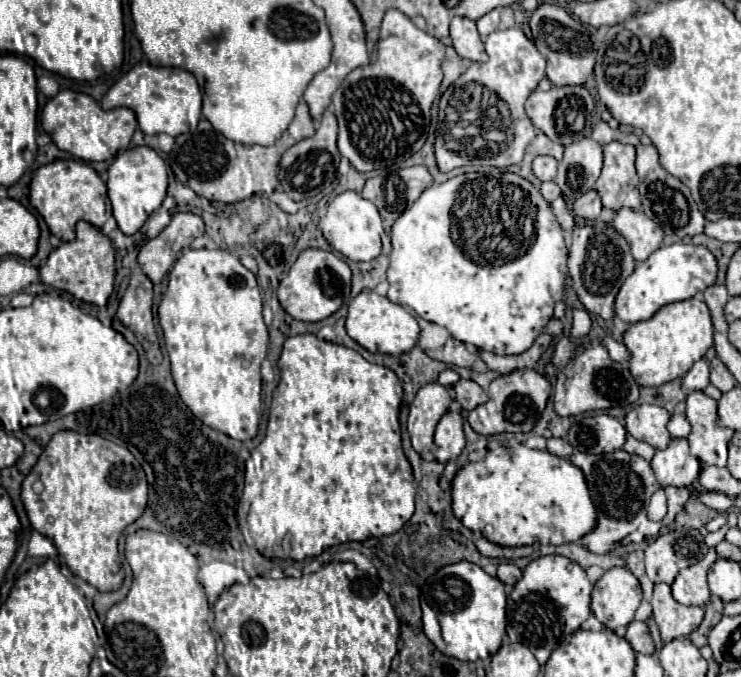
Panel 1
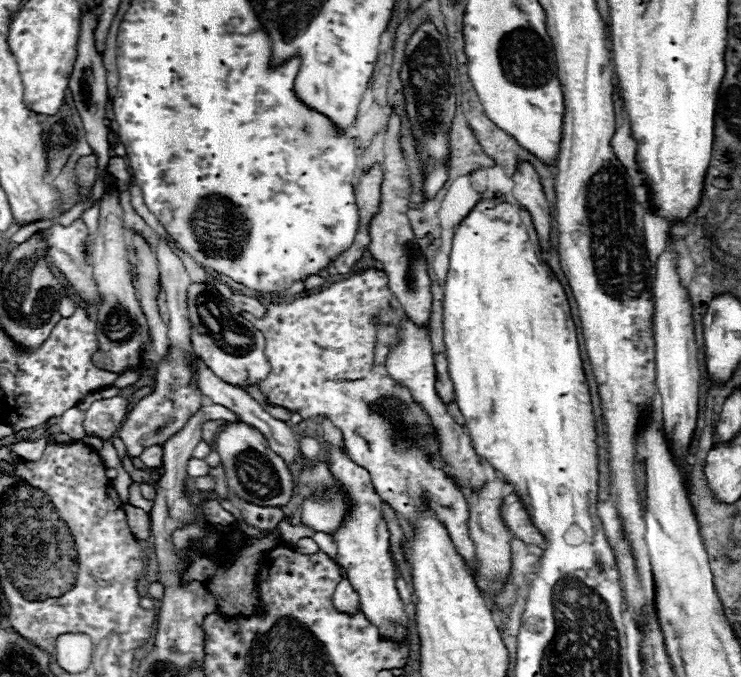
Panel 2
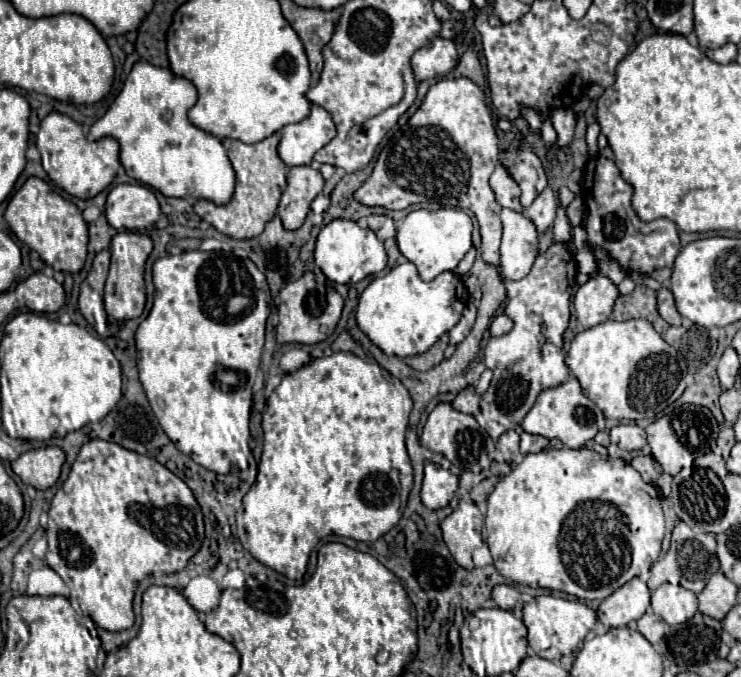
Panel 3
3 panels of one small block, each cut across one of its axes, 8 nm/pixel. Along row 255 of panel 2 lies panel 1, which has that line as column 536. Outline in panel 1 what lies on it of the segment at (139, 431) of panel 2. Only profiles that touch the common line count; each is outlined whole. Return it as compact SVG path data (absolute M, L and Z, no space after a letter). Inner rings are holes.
M536 156L534 164L532 164L532 170L534 170L534 174L538 176L540 182L554 180L556 170L558 170L558 160L554 160L552 156Z

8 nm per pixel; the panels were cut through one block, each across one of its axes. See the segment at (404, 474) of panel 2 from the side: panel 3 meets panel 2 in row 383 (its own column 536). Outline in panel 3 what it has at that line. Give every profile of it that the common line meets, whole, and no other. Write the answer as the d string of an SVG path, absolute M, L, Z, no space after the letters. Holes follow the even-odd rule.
M556 242L544 254L538 256L538 270L534 270L532 274L528 274L522 280L506 280L504 278L504 286L506 286L506 294L508 294L504 312L514 320L514 328L500 338L490 338L484 348L484 364L486 364L486 368L490 368L494 372L494 378L490 382L490 388L482 396L480 410L482 410L482 416L486 418L486 430L492 440L498 440L498 436L504 434L506 430L518 428L520 422L524 420L524 416L528 414L528 410L534 406L536 396L546 388L566 382L570 376L570 368L564 362L566 352L562 346L562 334L570 322L570 298L572 298L572 292L576 286L574 254L568 250L568 246L564 242Z

